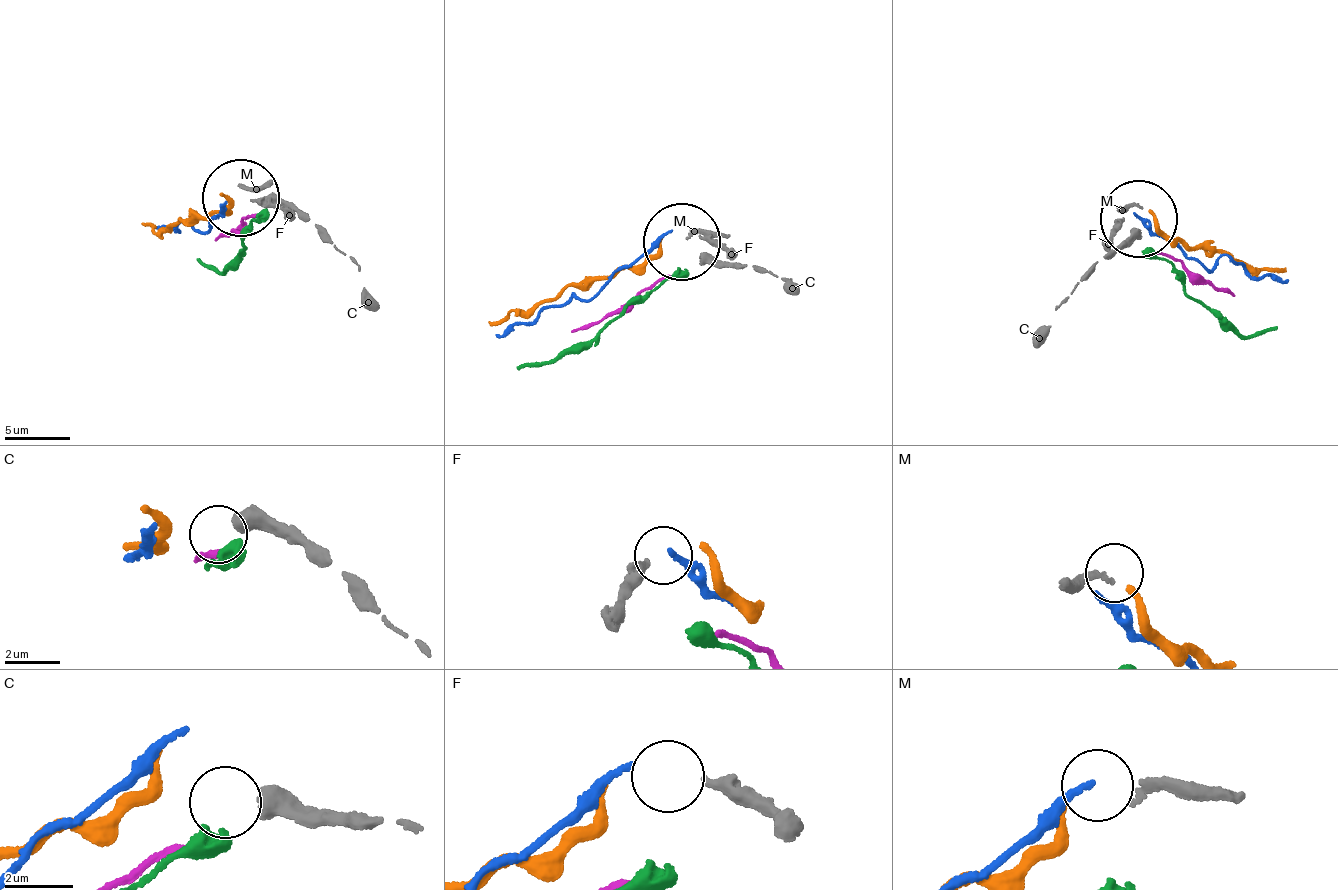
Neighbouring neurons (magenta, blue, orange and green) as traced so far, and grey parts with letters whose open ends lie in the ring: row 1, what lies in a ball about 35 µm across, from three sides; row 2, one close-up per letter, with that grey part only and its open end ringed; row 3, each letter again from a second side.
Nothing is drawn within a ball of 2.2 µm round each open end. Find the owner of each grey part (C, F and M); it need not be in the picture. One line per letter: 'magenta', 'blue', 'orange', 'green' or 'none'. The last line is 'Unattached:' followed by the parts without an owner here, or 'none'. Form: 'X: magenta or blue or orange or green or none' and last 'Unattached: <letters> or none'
C: green
F: blue
M: orange
Unattached: none

